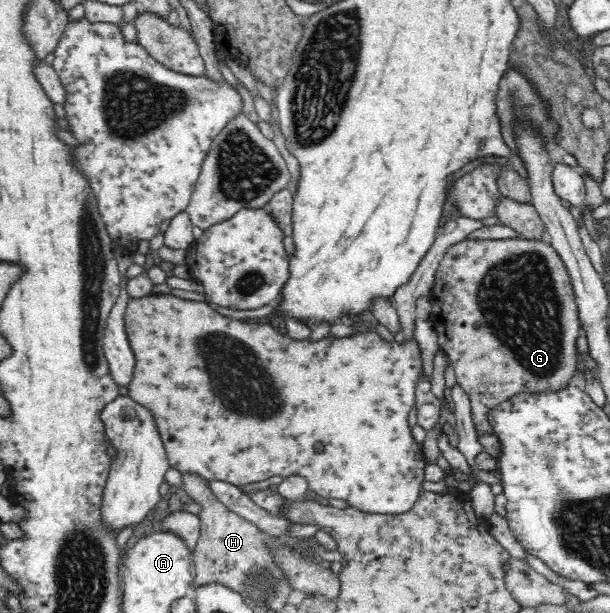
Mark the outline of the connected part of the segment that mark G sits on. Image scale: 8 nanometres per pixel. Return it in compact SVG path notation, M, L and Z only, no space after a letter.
M507 239L507 240L471 240L471 242L459 242L443 256L439 270L435 275L433 288L430 290L430 298L432 304L432 314L430 321L435 328L438 336L438 344L445 354L447 354L448 363L451 364L453 372L456 376L456 384L458 384L470 398L470 407L472 419L475 423L476 431L479 435L492 434L491 425L488 423L488 412L499 401L505 400L507 397L513 396L521 391L548 391L549 389L560 389L564 387L578 370L578 354L576 340L582 334L580 330L580 322L578 319L577 305L575 304L575 295L572 287L570 276L567 269L557 254L557 251L550 245L548 241L544 242L528 242L523 239Z

